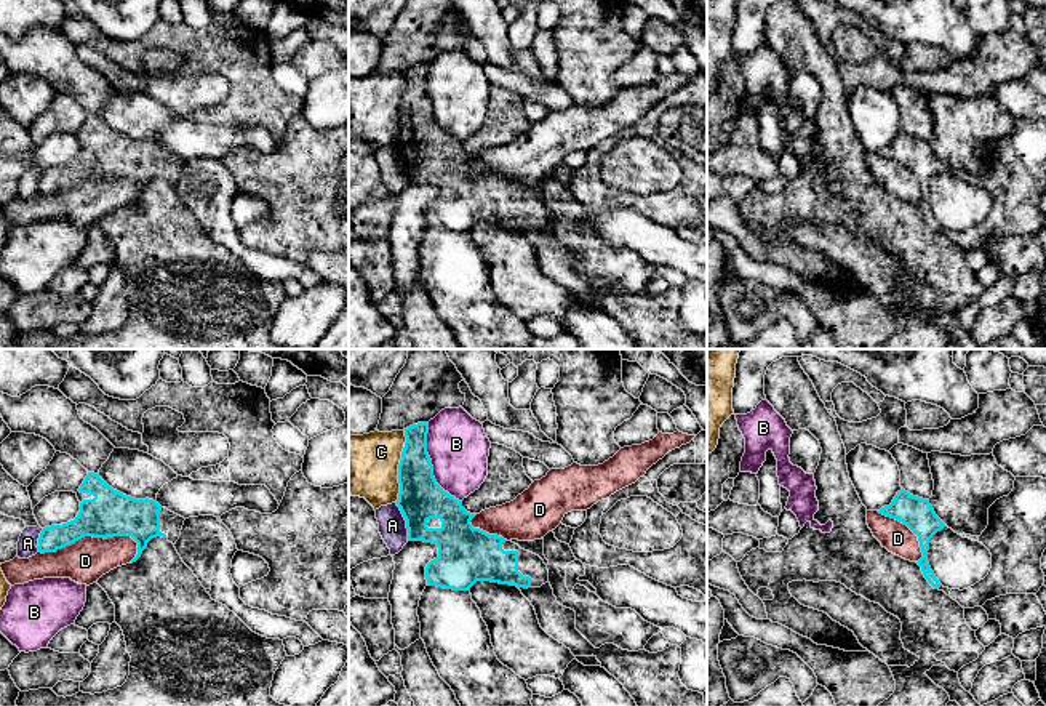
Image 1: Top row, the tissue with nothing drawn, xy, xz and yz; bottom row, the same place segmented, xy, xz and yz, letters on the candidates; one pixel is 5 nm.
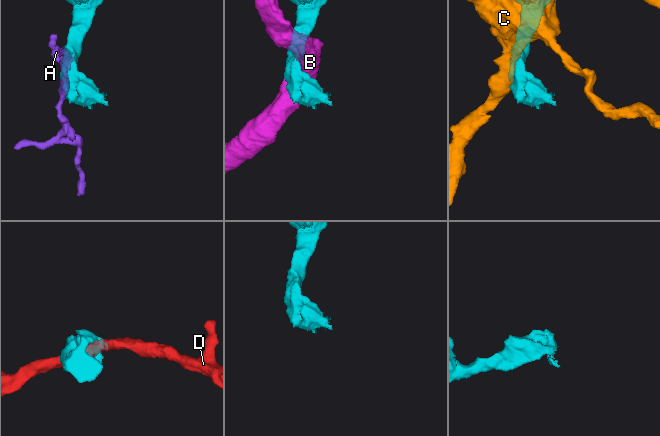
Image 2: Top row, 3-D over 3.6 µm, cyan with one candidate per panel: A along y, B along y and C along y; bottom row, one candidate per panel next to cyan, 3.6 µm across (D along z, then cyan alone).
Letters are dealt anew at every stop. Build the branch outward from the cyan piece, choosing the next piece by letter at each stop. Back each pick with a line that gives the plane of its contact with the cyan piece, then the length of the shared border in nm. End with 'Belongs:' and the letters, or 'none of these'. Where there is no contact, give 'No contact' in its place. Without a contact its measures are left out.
Belongs: none of these

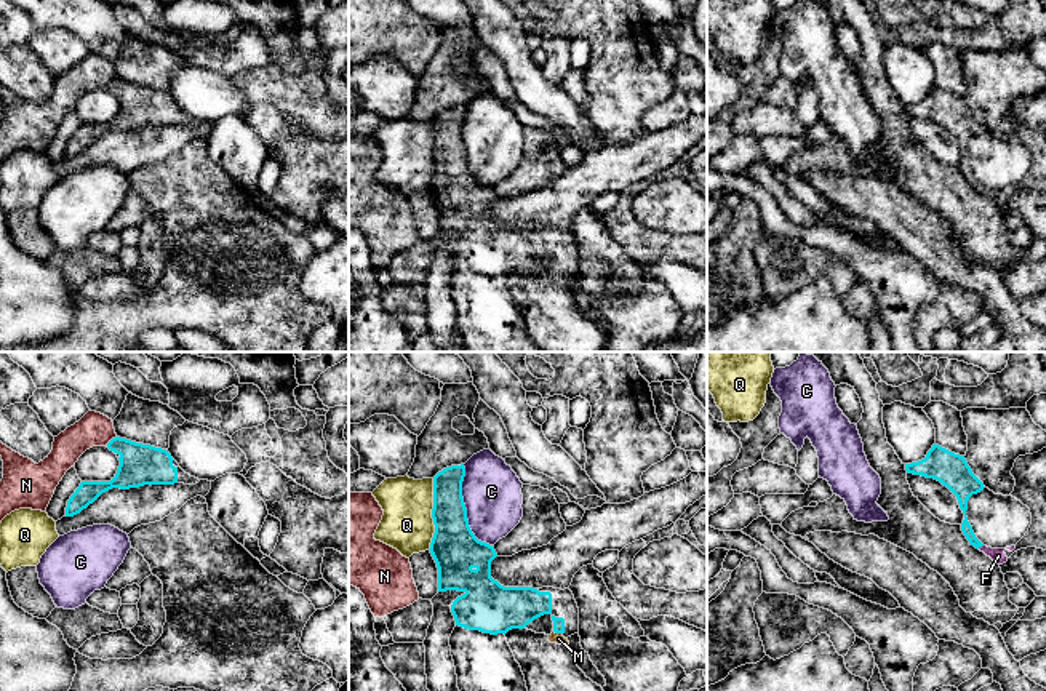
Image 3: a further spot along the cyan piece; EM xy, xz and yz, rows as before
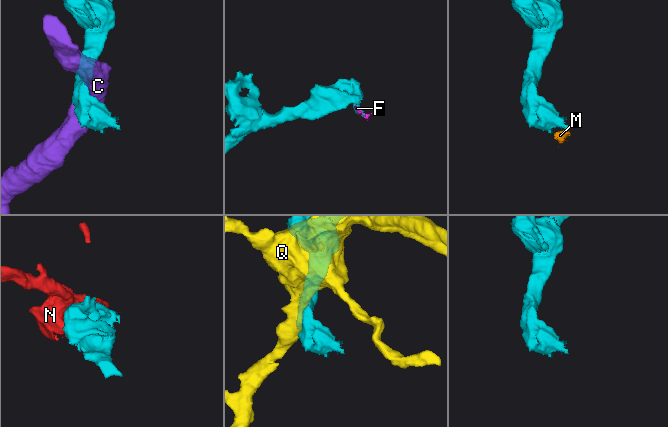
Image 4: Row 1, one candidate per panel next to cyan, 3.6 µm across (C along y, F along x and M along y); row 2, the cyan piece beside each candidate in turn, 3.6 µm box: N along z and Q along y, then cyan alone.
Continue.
F: Touches cyan in yz. Shared border 40 nm
M: Touches cyan in xz. Shared border 50 nm
Belongs: F, M

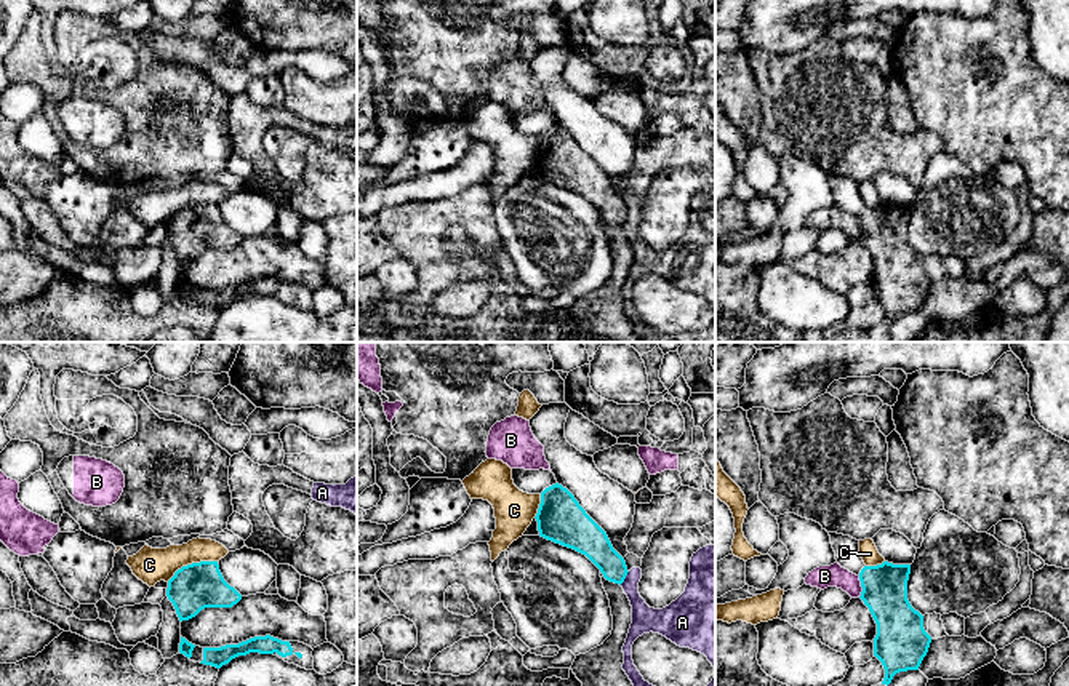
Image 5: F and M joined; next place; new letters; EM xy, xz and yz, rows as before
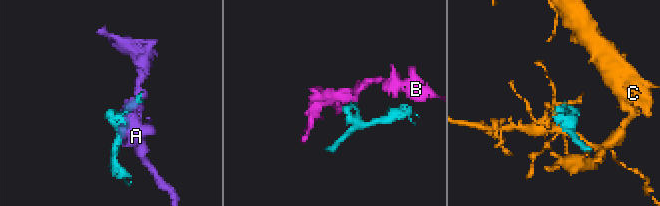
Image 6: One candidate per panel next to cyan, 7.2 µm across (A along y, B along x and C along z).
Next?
Belongs: none of these

